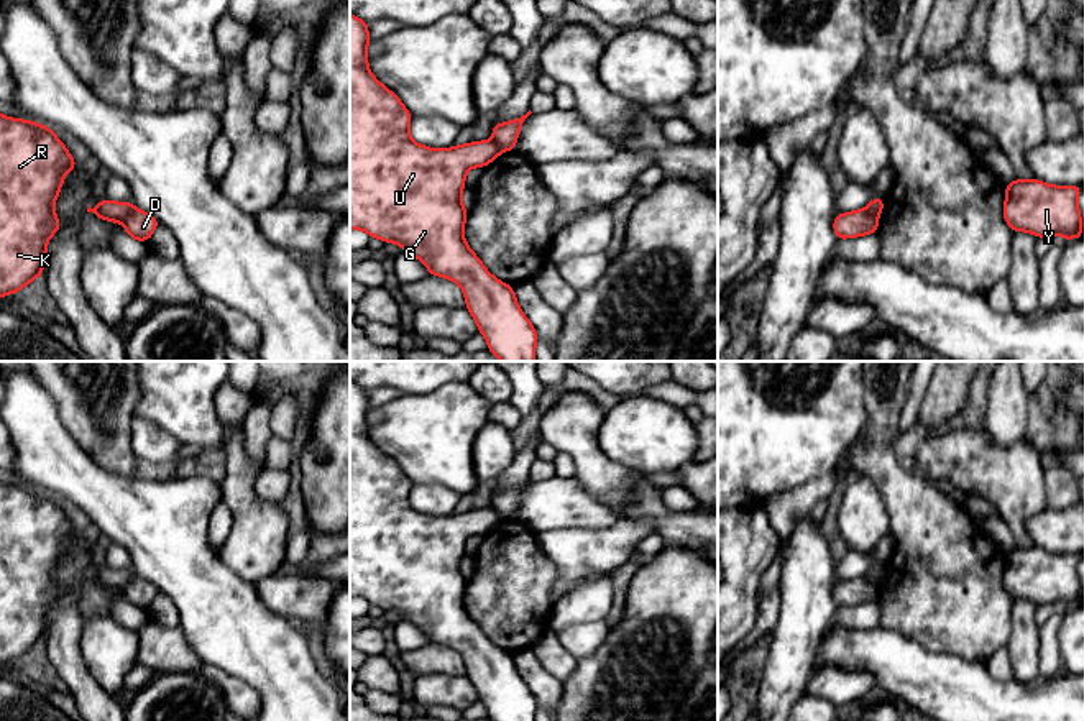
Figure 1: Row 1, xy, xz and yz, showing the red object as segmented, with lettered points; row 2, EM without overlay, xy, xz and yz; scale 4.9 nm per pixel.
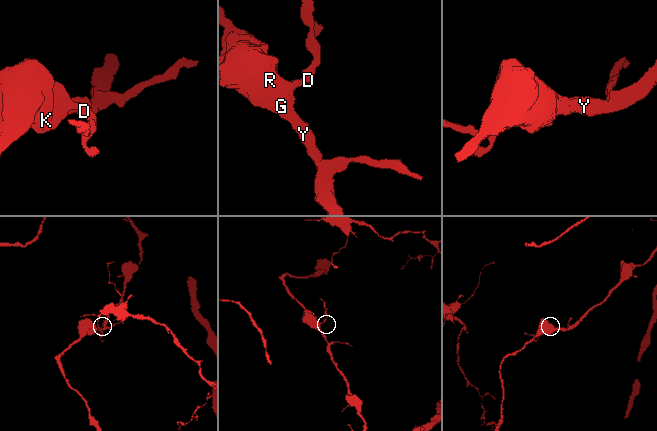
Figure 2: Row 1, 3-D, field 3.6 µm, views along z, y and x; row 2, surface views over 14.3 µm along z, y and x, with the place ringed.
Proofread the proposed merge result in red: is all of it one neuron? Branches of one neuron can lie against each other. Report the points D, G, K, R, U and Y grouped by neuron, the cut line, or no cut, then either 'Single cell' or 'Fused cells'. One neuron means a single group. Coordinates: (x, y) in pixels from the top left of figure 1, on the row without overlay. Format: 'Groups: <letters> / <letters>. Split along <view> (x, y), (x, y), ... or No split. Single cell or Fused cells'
Groups: D / G K R U Y. Split along xy (135, 575), (122, 590). Fused cells

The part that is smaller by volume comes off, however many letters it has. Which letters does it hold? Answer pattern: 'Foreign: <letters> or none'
Foreign: D

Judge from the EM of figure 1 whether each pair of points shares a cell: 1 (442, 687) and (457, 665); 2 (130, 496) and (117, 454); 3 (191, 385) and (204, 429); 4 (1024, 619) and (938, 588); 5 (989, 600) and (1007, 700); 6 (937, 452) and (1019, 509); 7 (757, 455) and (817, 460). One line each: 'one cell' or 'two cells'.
1: two cells
2: two cells
3: one cell
4: two cells
5: two cells
6: one cell
7: one cell

